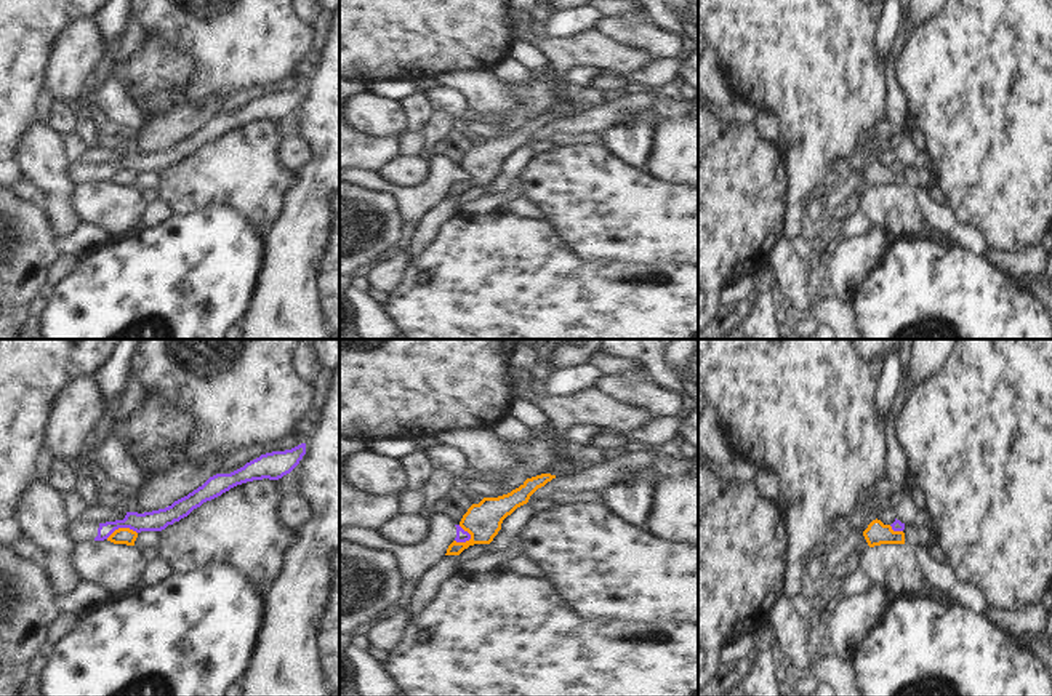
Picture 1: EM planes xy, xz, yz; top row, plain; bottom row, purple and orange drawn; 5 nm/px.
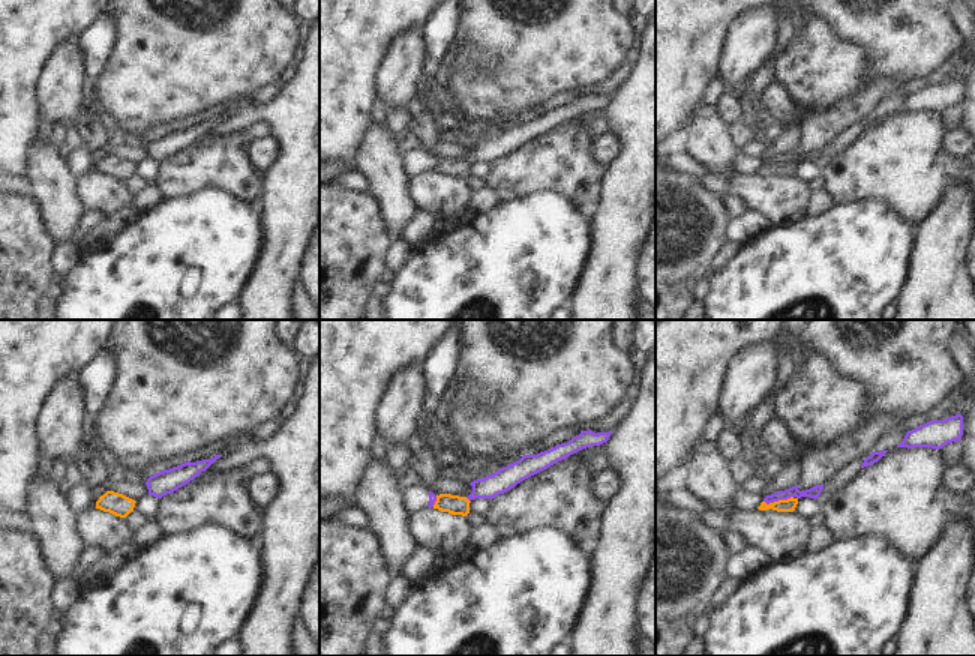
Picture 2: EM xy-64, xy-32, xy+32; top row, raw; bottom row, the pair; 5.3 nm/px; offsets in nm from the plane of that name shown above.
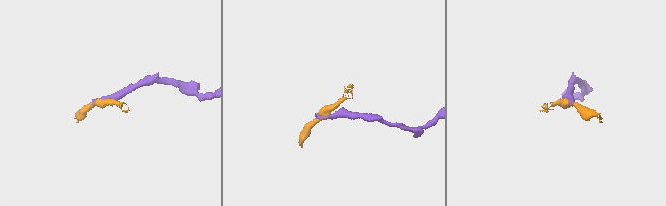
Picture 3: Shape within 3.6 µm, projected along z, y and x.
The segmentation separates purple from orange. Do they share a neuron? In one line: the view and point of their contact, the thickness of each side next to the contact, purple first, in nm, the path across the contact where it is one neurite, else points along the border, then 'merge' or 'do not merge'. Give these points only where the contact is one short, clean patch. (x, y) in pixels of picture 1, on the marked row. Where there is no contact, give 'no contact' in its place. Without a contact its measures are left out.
xy (120, 527) | 110/80 nm | along xy (136, 532), (116, 528), (106, 538) | do not merge

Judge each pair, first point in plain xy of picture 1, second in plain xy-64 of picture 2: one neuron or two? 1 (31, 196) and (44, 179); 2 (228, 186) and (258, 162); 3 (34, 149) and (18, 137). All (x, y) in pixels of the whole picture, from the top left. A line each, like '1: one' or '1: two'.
1: two
2: two
3: two

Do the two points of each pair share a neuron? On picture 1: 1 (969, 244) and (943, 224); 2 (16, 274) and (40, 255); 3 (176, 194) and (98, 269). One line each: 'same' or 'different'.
1: same
2: same
3: different

